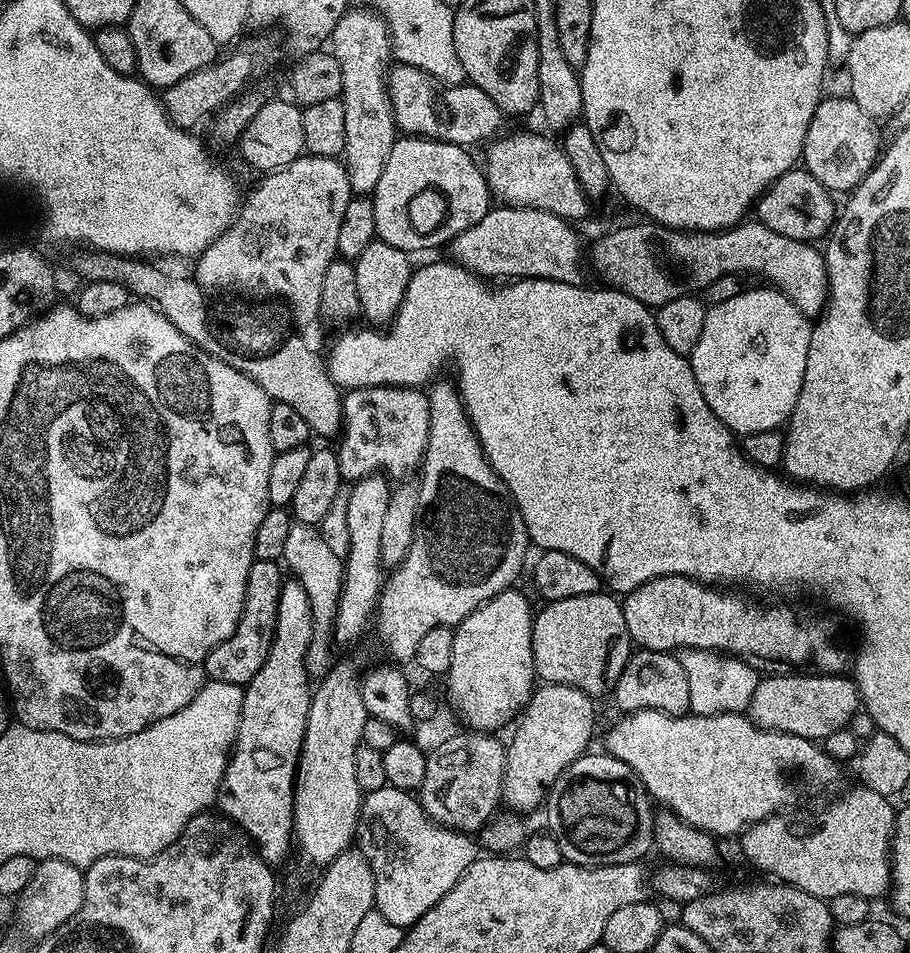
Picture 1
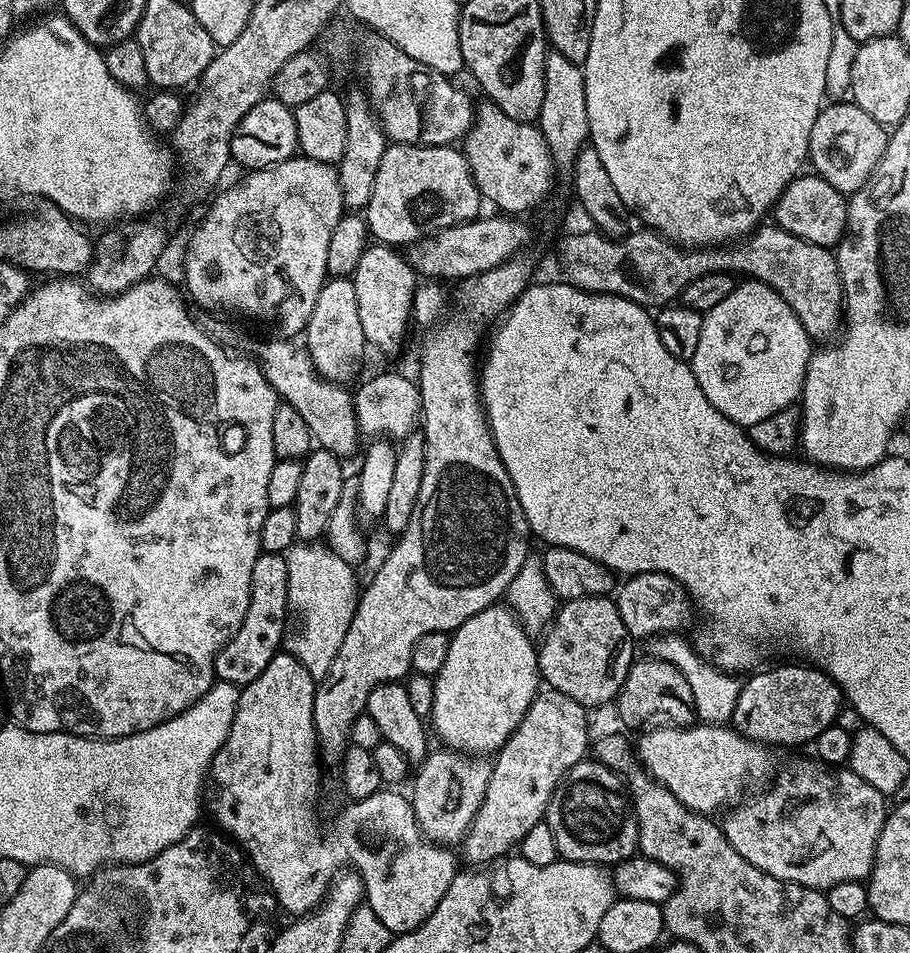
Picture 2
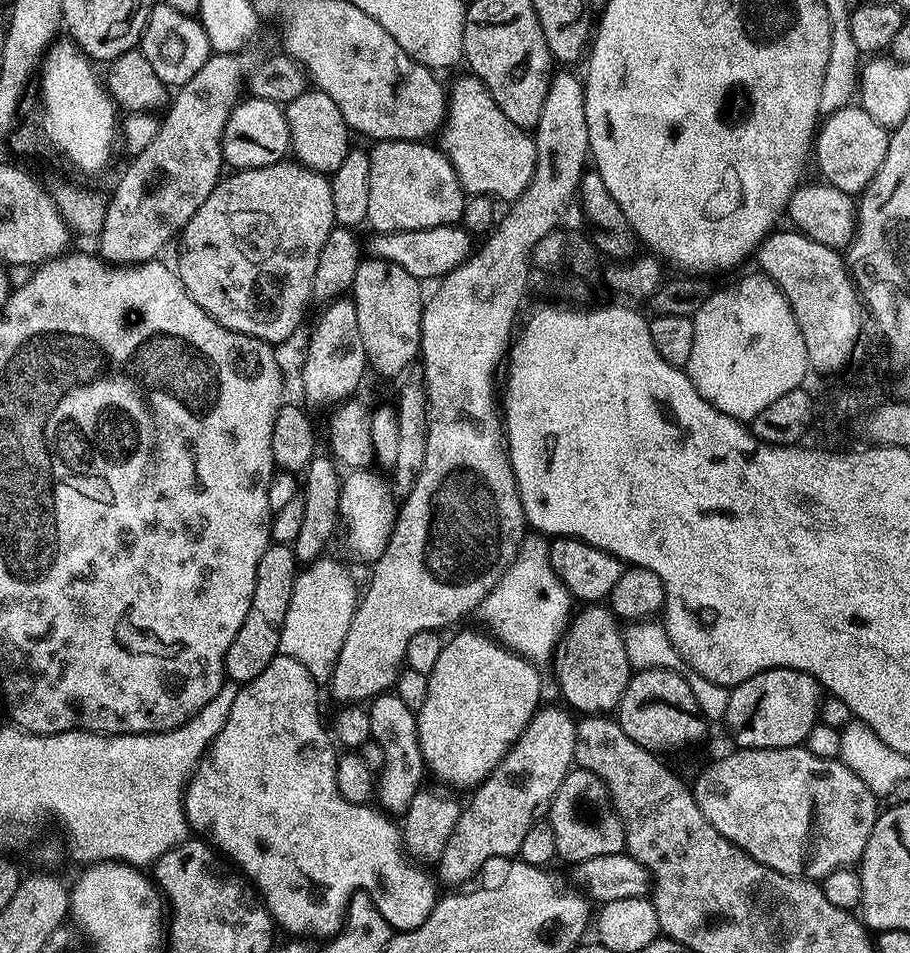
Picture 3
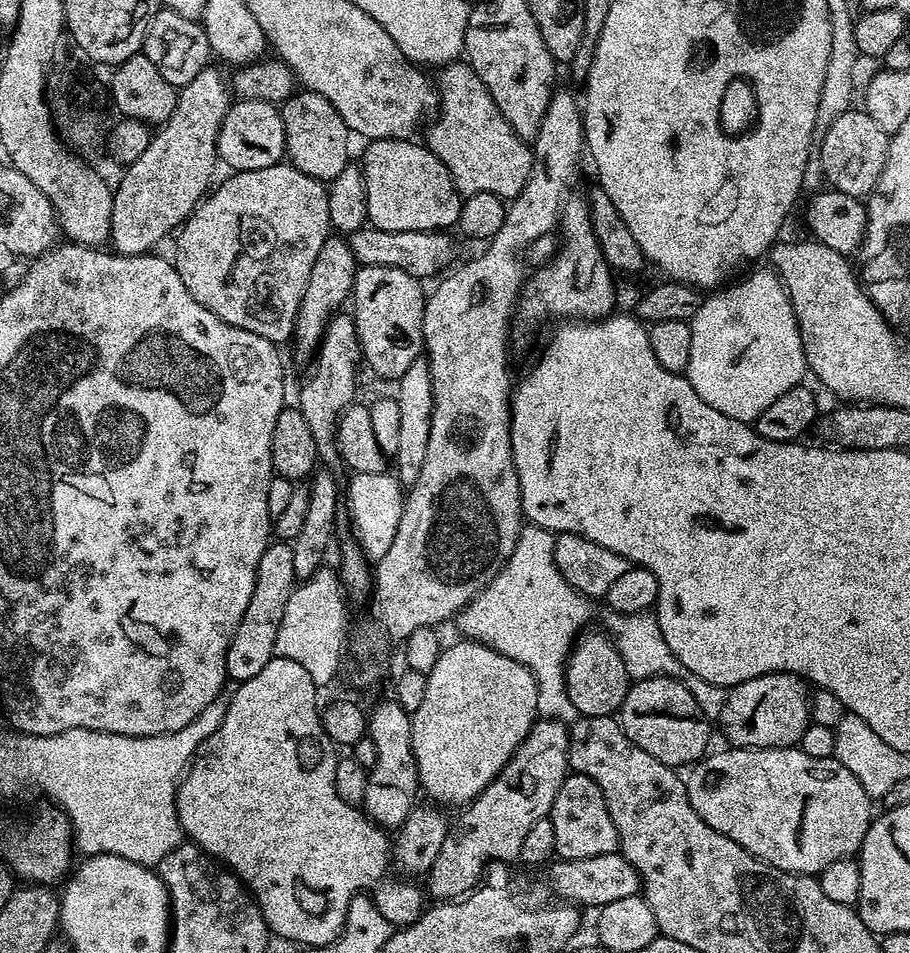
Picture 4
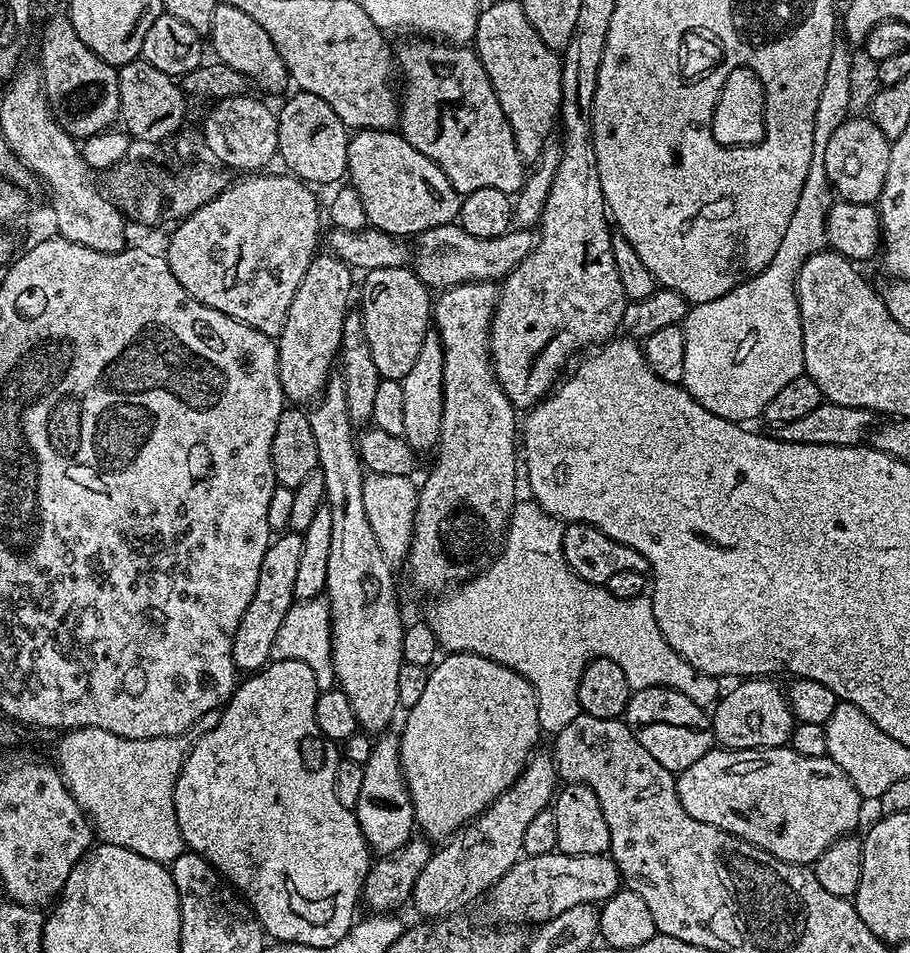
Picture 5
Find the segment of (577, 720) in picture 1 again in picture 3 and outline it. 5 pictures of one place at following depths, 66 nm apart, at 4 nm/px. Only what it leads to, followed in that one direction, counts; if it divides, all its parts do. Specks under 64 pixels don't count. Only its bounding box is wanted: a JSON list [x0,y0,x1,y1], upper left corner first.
[436,705,577,886]

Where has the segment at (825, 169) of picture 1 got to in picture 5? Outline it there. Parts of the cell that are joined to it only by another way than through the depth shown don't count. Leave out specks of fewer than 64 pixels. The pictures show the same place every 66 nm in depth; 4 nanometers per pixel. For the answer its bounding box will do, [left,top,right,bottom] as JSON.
[824,118,892,205]

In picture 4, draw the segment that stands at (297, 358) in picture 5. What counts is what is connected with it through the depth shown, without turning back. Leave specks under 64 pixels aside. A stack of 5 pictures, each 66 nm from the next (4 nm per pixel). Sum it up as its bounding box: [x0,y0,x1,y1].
[294,234,357,357]

